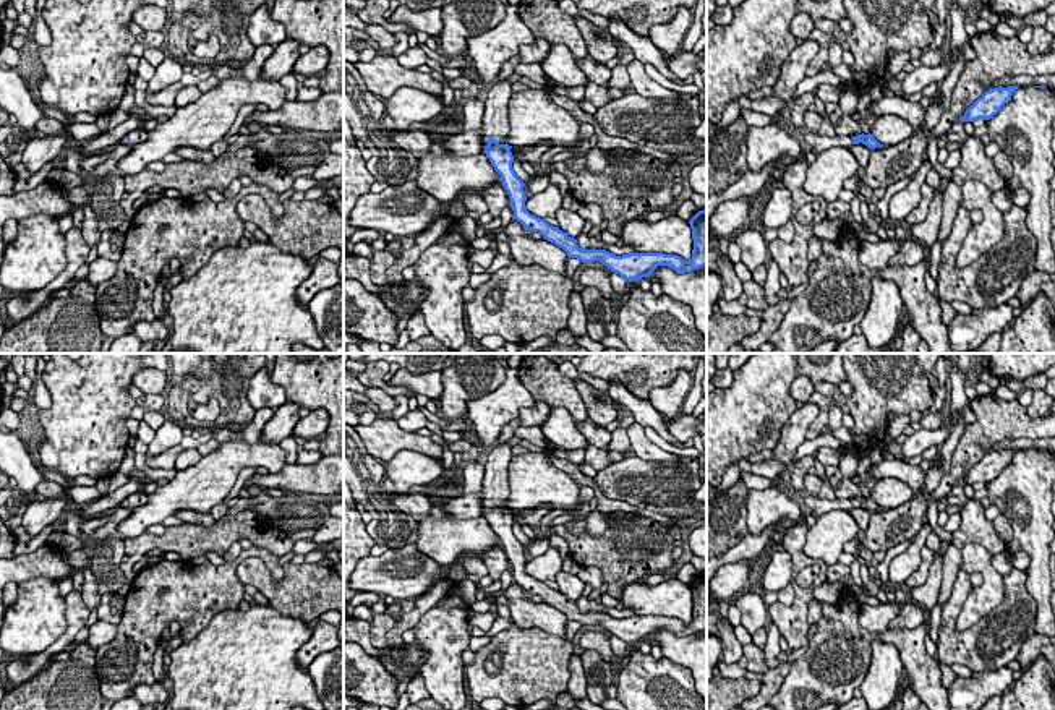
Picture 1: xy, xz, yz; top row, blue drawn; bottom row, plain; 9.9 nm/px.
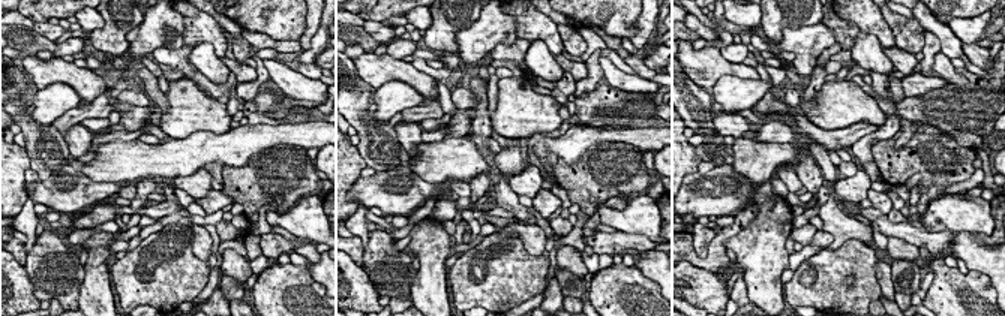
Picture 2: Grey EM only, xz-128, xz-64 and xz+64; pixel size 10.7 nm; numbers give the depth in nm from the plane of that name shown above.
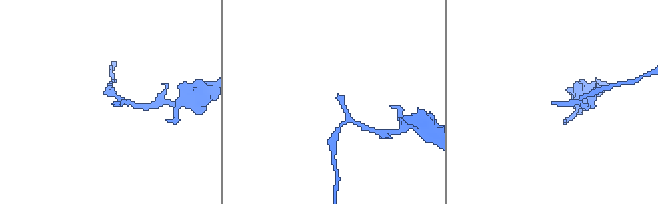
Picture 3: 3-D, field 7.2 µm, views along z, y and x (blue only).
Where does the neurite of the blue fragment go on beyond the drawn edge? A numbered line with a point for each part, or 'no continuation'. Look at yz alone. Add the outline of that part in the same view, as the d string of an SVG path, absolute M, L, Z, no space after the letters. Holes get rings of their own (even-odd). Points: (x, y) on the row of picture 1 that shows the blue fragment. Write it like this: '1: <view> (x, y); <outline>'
1: yz (811, 140); M804 130L802 131L802 144L804 144L804 151L810 149L817 154L820 154L822 151L828 149L828 148L851 148L854 144L852 136L820 136L814 131Z

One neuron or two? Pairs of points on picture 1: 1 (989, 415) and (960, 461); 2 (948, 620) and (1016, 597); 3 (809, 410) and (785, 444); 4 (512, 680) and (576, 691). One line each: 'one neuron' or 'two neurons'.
1: one neuron
2: one neuron
3: one neuron
4: two neurons

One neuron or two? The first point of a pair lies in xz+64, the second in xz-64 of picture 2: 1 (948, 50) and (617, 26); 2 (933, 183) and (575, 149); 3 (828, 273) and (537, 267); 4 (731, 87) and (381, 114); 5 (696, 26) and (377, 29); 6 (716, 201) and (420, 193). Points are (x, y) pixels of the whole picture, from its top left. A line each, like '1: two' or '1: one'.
1: two
2: two
3: one
4: one
5: one
6: one

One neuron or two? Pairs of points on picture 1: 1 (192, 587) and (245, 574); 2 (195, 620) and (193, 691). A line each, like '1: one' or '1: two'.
1: two
2: two

